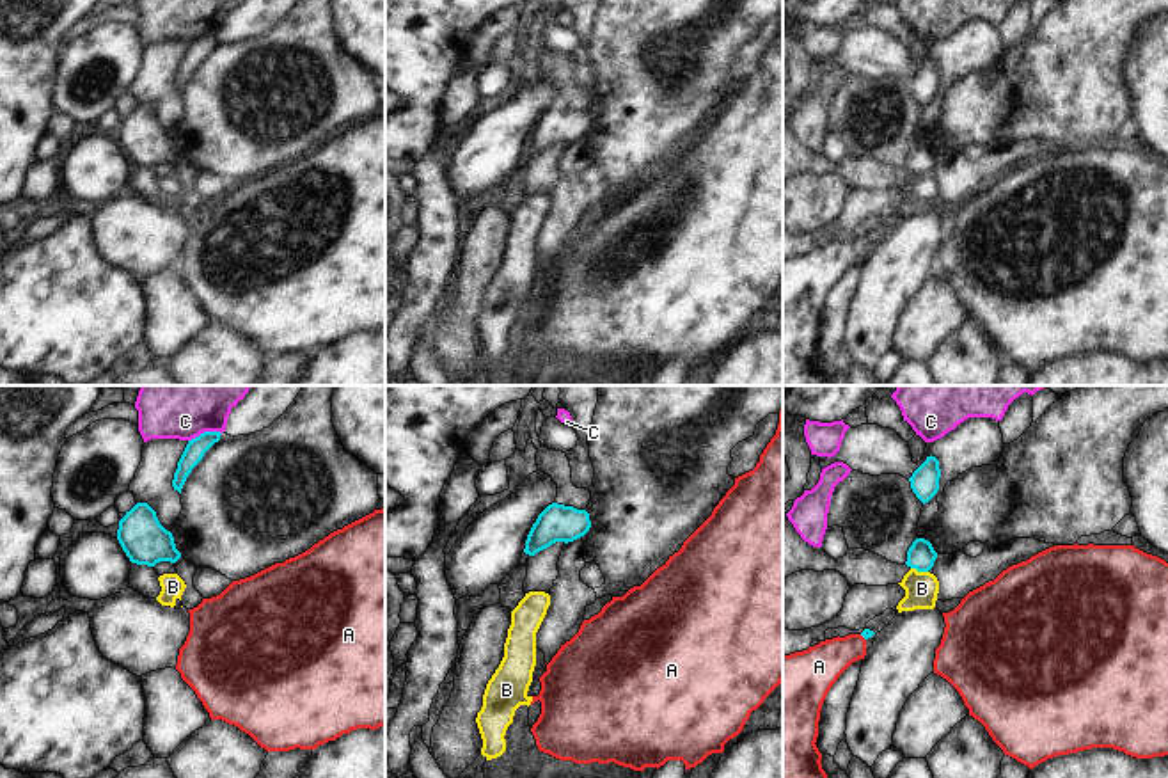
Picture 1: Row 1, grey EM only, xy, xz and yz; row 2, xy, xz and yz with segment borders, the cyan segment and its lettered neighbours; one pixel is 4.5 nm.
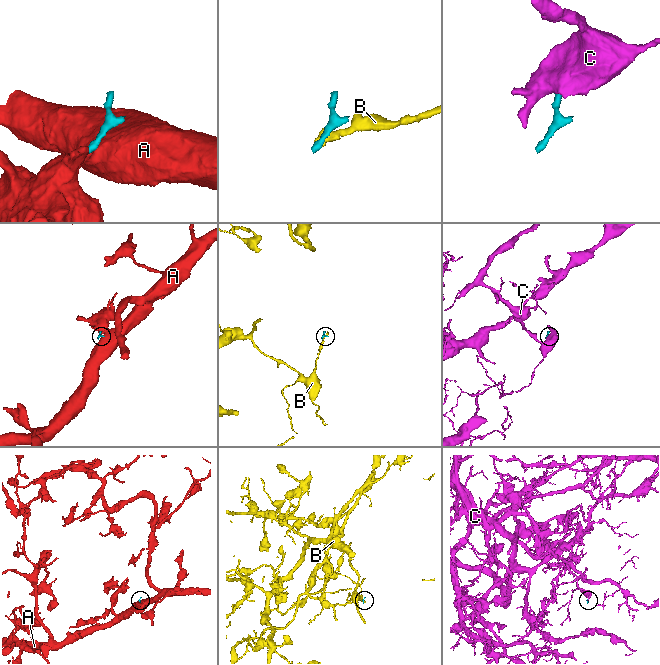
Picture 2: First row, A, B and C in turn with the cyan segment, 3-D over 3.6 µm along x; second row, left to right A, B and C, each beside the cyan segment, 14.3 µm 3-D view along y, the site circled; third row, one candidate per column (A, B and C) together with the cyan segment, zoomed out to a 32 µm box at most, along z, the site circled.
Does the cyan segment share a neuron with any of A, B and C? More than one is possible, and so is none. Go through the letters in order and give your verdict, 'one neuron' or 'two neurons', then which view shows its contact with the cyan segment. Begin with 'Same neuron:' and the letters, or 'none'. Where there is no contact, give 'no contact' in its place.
Same neuron: none
A: two neurons | yz
B: two neurons | yz
C: two neurons | xy

